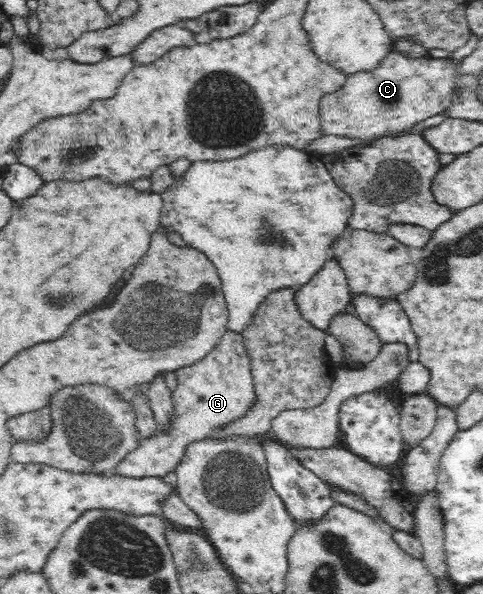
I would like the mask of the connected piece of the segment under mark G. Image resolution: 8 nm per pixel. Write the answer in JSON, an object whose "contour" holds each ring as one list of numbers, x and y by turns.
{"contour":[[229,329,222,334,218,343,200,361,190,367,172,370,172,373,176,377,177,387,172,392,171,404,173,408,167,424,157,427,152,433,143,436,138,441,137,448,124,458,124,461,118,465,114,473,137,478,160,478,181,461,190,445,196,443,196,441,203,441,230,423,244,420,260,401,257,386,254,385,253,357,250,354,250,348,246,346,246,337]]}

